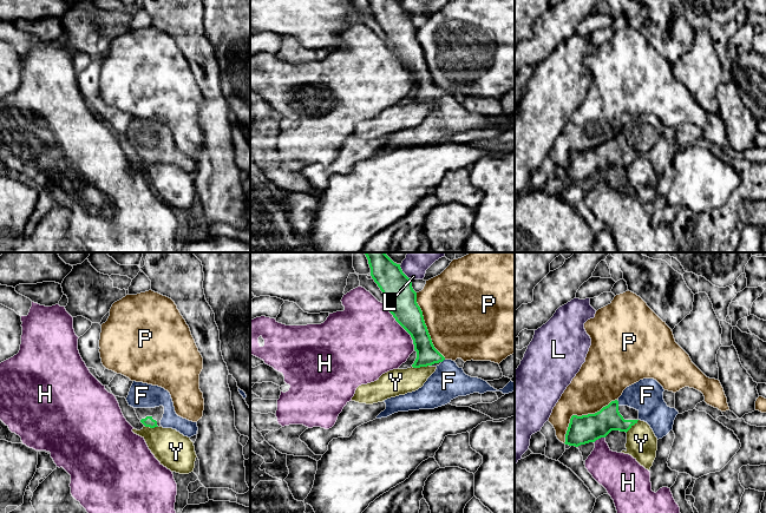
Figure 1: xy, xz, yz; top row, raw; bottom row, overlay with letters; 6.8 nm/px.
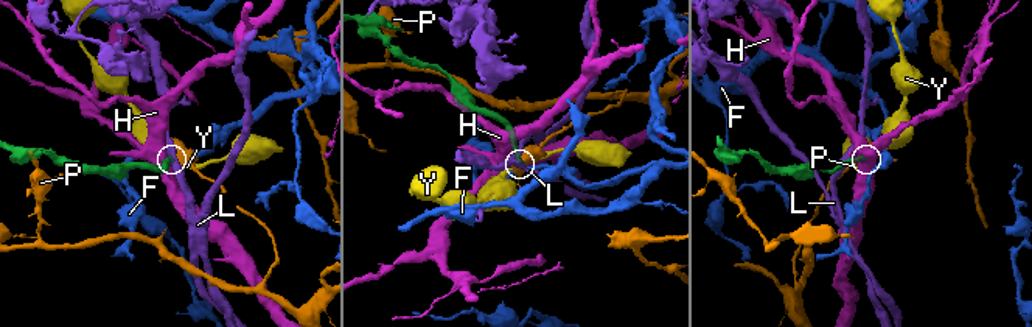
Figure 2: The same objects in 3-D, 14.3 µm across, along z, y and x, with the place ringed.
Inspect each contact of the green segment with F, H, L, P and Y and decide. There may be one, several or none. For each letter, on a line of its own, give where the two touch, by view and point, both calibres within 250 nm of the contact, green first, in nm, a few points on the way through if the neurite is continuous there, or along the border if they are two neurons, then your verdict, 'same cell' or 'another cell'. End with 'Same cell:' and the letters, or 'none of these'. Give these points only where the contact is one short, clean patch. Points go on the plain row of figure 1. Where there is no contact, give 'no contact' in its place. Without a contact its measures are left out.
F: meets green in yz at (617, 138); 190 nm thick on the green side, 220 nm on the other; runs through yz (591, 163), (617, 138), (630, 132), (647, 131); same cell
H: meets green in xz at (401, 61); 200 nm thick on the green side, 460 nm on the other; border along xz (384, 39), (394, 56), (410, 71), (414, 85); another cell
L: meets green in xz at (403, 8); 200 nm thick on the green side, 110 nm on the other; border along xz (399, 1), (411, 15); another cell
P: meets green in yz at (582, 151); 190 nm thick on the green side, 300 nm on the other; another cell
Y: meets green in xz at (420, 102); 140 nm thick on the green side, 180 nm on the other; border along xz (429, 100), (412, 103); another cell
Same cell: F

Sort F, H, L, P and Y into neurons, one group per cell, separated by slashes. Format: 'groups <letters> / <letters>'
groups F / H / L / P / Y

